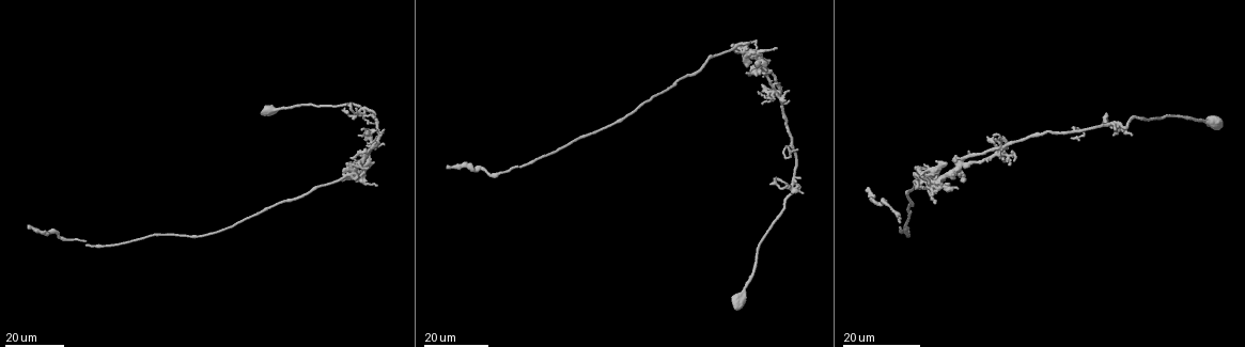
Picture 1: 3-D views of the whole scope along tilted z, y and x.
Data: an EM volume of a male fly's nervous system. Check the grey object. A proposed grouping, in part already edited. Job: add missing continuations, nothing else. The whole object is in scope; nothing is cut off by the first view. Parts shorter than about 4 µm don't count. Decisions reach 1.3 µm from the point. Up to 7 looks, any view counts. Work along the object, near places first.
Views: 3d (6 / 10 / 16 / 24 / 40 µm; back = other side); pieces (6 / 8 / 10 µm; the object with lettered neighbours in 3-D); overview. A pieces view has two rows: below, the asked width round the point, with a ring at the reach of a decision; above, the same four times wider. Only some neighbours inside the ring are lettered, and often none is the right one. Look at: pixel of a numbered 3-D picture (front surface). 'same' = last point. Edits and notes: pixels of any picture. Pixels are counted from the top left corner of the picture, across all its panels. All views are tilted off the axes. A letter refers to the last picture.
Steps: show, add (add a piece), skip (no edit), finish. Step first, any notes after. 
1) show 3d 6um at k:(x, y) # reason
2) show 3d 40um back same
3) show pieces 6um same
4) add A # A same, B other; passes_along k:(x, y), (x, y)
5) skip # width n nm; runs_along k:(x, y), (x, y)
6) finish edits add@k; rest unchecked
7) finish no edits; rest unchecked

show 3d 16um at 1:(377, 184)

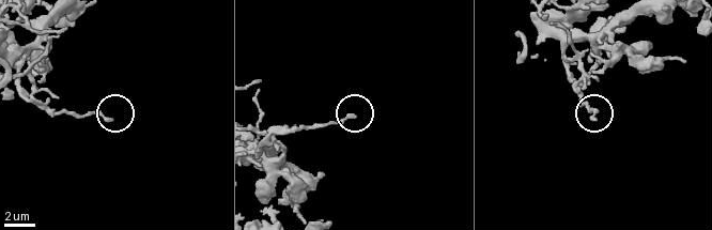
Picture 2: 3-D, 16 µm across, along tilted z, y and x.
show pieces 10um at 2:(111, 118)

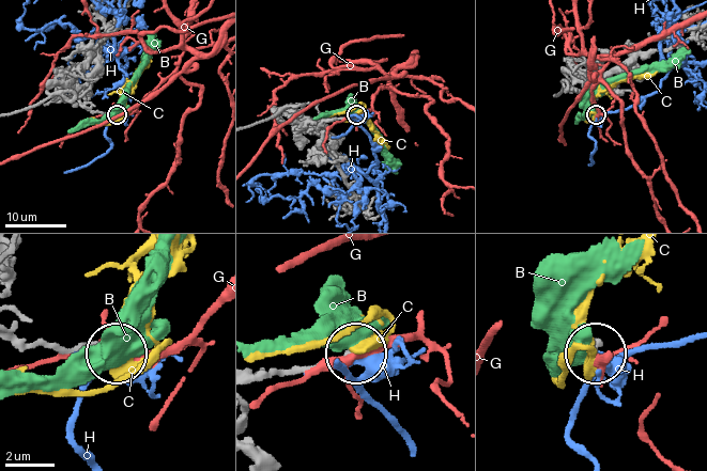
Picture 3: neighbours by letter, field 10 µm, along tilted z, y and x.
skip # B other, C other, G other, H other; none of them fits

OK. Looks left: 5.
show 3d 24um at 1:(796, 184) # an open end

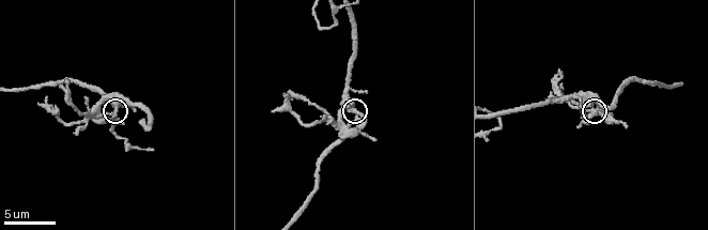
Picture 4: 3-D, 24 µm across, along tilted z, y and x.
show pieces 10um at 4:(115, 114)

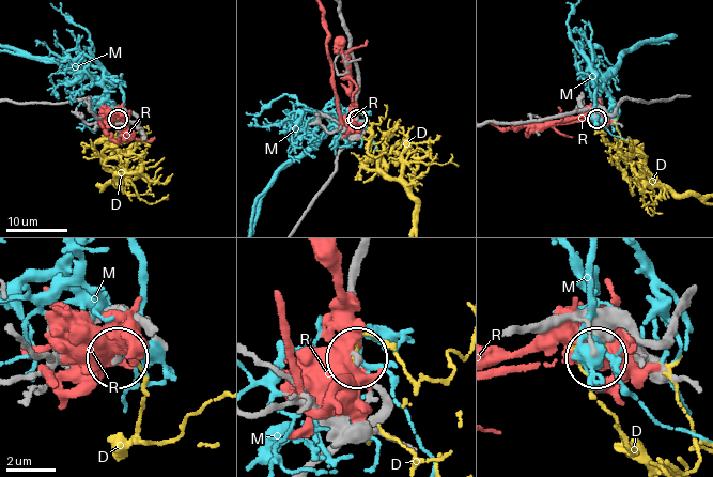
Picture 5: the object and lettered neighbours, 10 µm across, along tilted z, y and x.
skip # D other, M other, R other; none of them fits

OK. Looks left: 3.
show 3d 24um at 1:(356, 174) # free end

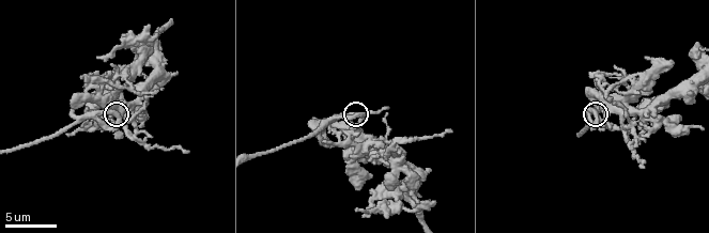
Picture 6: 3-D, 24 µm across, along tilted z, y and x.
show pieces 8um at 6:(595, 121)

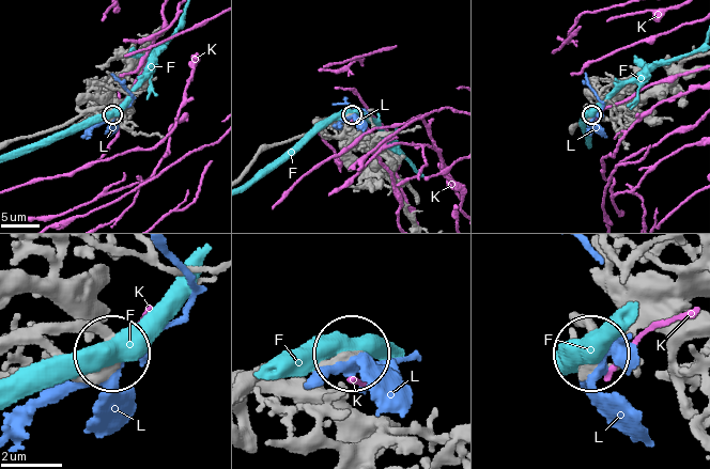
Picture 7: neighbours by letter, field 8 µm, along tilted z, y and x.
skip # F other, K other, L other; runs_along 7:(15, 335), (86, 332), (109, 352); none of them fits

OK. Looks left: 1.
finish no edits; rest unchecked

